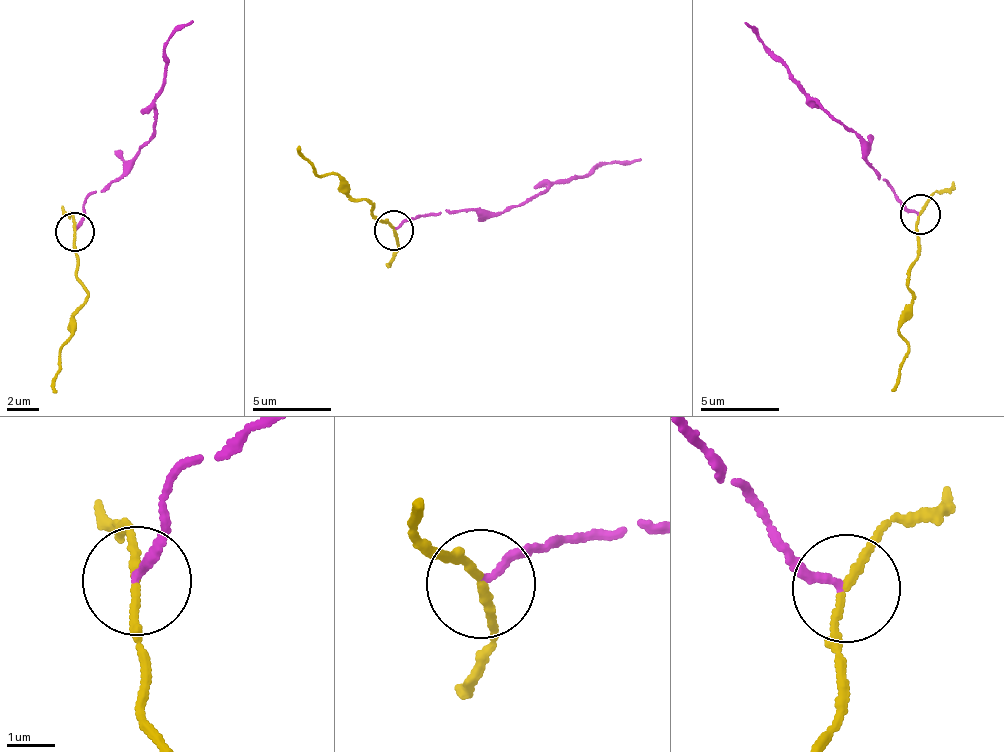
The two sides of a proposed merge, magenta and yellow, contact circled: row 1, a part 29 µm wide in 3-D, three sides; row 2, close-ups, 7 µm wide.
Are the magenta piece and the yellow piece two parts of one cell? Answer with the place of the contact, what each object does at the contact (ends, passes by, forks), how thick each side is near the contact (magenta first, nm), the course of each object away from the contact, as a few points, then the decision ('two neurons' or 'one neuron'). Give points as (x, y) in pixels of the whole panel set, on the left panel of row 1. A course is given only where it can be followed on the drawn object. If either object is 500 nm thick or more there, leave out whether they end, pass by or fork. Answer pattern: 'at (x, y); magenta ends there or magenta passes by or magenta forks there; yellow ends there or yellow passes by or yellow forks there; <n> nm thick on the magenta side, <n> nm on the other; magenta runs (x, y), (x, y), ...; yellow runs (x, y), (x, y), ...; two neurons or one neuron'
at (75, 231); magenta ends there; yellow passes by; 160 nm thick on the magenta side, 140 nm on the other; magenta runs (73, 232), (87, 196), (117, 182), (150, 139), (166, 48), (177, 29), (192, 21); yellow runs (73, 232), (85, 303), (73, 315), (72, 338), (55, 389); two neurons

